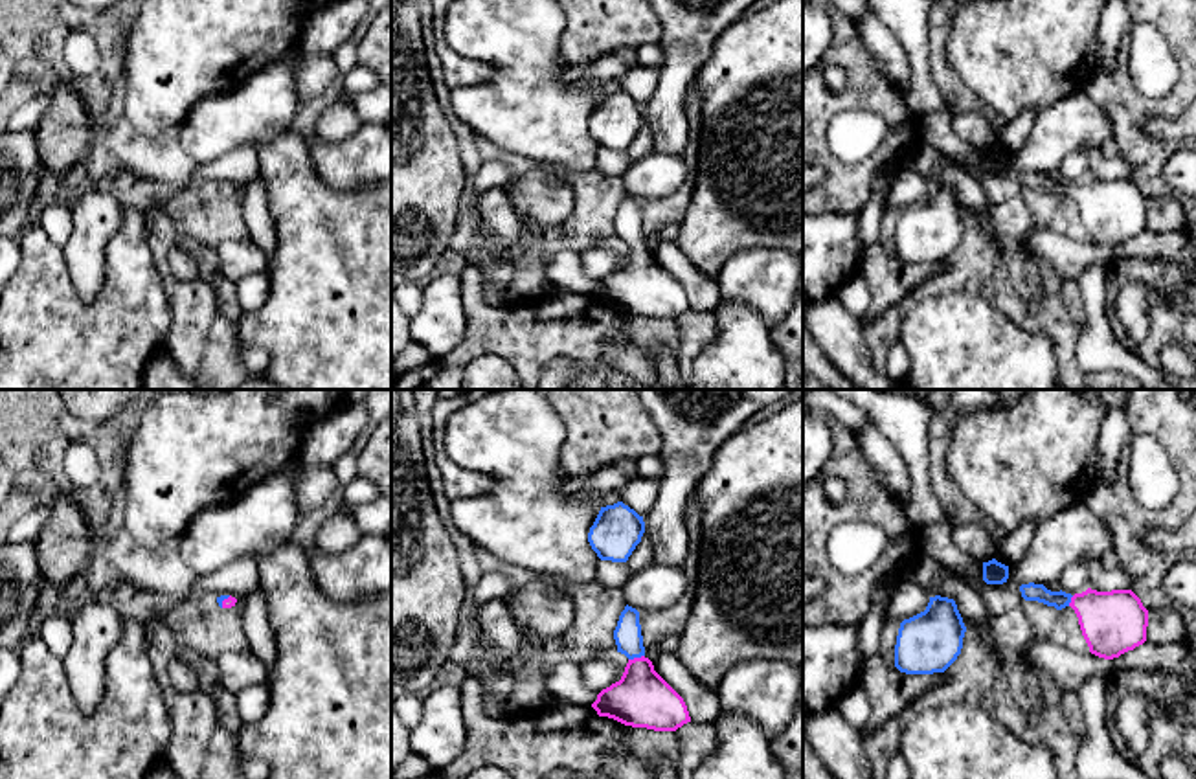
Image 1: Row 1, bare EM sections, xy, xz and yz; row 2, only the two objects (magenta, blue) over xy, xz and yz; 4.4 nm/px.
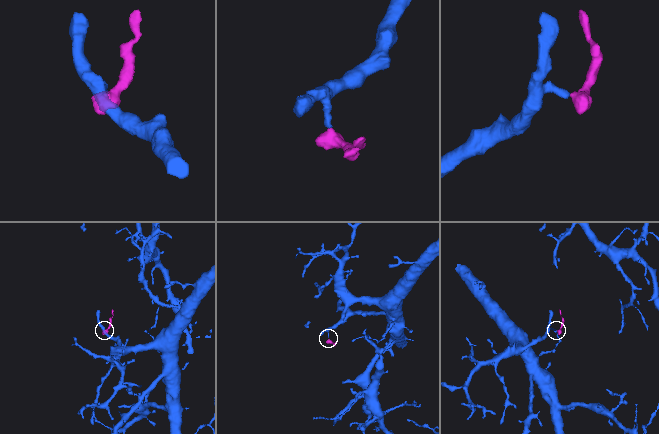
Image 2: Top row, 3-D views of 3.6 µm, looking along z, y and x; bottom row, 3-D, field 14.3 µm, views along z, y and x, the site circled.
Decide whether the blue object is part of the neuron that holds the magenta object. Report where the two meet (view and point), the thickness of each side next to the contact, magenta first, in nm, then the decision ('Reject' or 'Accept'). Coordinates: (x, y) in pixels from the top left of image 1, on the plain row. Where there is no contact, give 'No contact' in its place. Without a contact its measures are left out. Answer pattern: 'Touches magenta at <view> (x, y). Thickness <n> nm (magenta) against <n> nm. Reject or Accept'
Touches magenta at xz (636, 247). Thickness 260 nm (magenta) against 120 nm. Accept

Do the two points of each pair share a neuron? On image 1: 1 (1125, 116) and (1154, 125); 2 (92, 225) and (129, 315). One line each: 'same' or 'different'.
1: different
2: different

